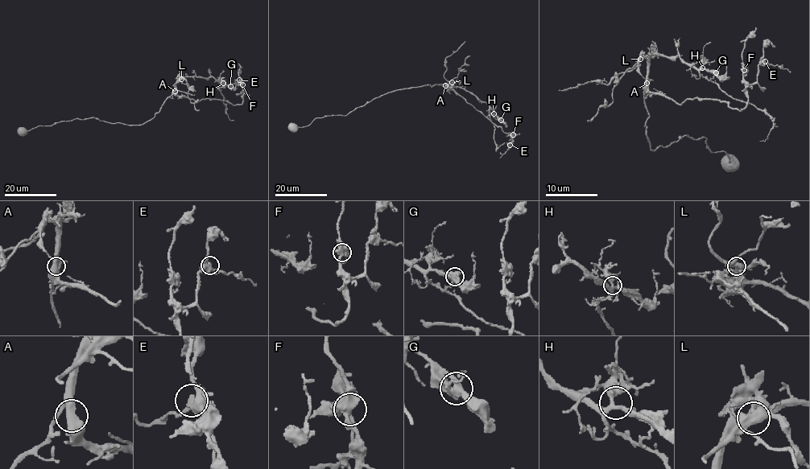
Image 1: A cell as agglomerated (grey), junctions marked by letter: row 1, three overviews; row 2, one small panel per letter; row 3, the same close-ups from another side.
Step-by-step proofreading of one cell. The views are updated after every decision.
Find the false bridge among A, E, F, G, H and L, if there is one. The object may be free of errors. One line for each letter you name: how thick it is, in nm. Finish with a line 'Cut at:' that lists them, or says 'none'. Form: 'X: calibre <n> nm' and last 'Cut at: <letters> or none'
L: calibre 440 nm
Cut at: L

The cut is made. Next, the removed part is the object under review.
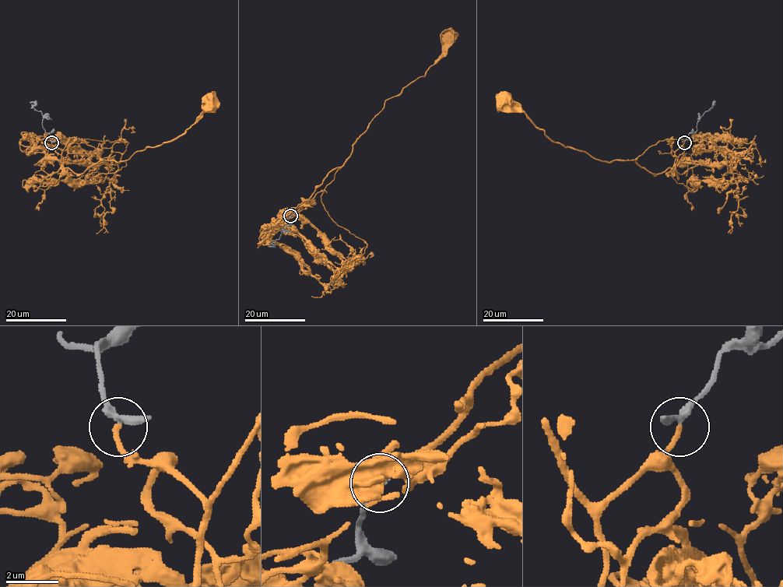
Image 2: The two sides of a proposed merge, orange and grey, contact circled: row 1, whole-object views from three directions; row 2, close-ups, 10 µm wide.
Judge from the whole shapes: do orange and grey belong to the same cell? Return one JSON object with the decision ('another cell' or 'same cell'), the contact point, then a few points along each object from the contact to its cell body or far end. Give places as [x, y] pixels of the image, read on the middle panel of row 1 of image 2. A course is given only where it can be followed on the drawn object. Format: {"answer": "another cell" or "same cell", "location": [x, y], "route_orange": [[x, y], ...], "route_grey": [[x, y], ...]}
{"answer": "same cell", "location": [290, 216], "route_orange": [[290, 216], [329, 172], [342, 165], [352, 151], [352, 145], [384, 102], [425, 75], [443, 52], [450, 36]], "route_grey": [[290, 216], [280, 229], [280, 237], [268, 246]]}

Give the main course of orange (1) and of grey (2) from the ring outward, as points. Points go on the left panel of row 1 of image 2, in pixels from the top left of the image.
1: (51, 142), (62, 152), (63, 166), (82, 173), (103, 159), (126, 161), (135, 152), (177, 138), (211, 100)
2: (51, 142), (49, 133), (44, 131), (42, 113), (29, 102)

